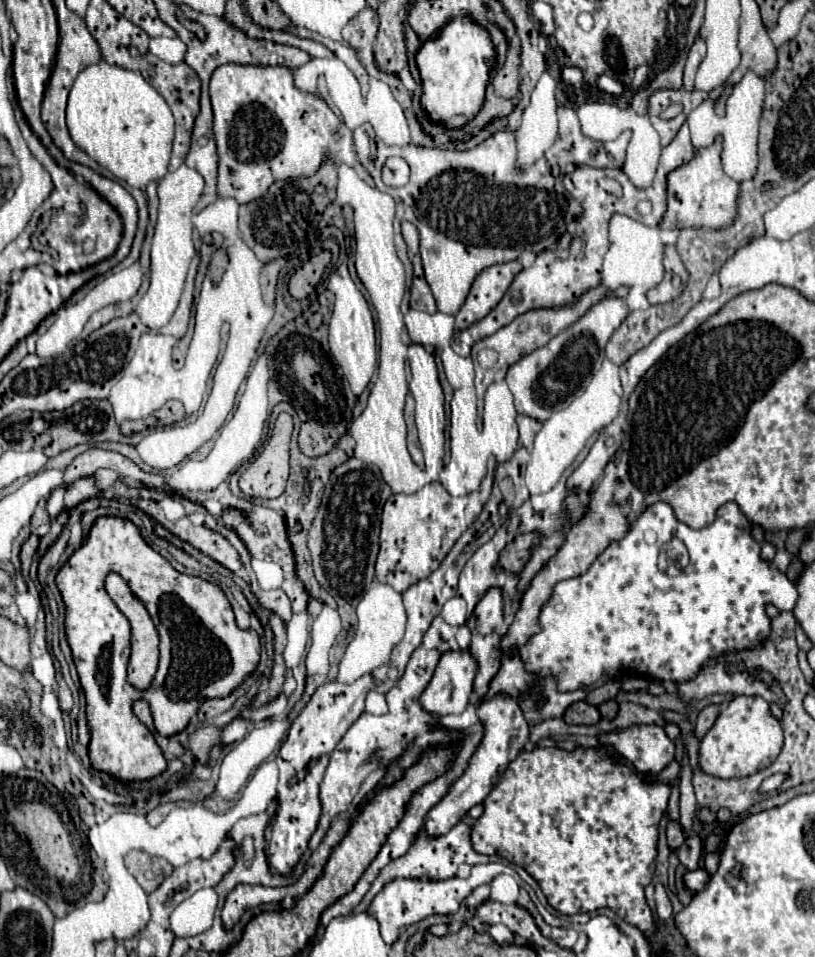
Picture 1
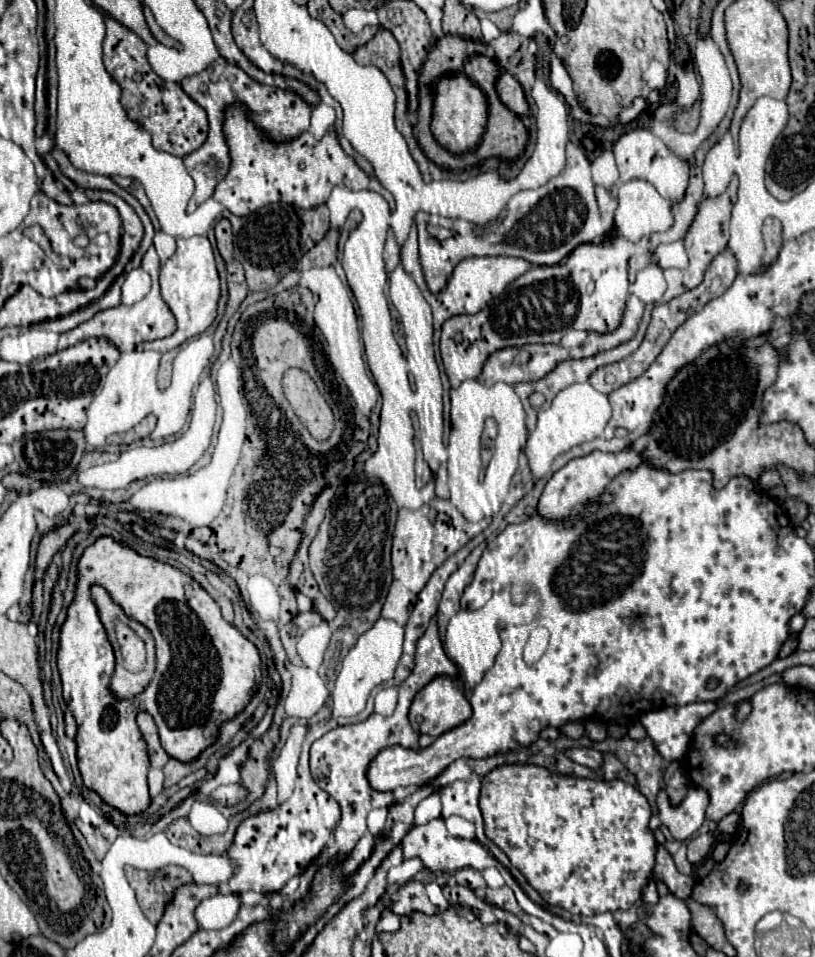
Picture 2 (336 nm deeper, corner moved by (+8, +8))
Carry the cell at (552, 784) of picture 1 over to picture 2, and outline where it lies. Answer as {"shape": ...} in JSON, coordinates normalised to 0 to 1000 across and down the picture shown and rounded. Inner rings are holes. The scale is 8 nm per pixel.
{"shape":[[[616,798],[599,807],[591,813],[591,828],[589,828],[589,846],[594,853],[594,869],[596,874],[626,897],[628,905],[633,905],[648,924],[663,932],[663,936],[677,945],[697,951],[699,955],[714,955],[714,957],[729,957],[734,953],[756,953],[756,951],[771,951],[775,949],[785,938],[788,930],[800,917],[802,901],[805,901],[805,876],[802,869],[795,863],[795,857],[800,853],[798,840],[788,828],[766,815],[724,815],[724,813],[707,813],[707,811],[690,811],[680,809],[665,800],[658,798]]]}

